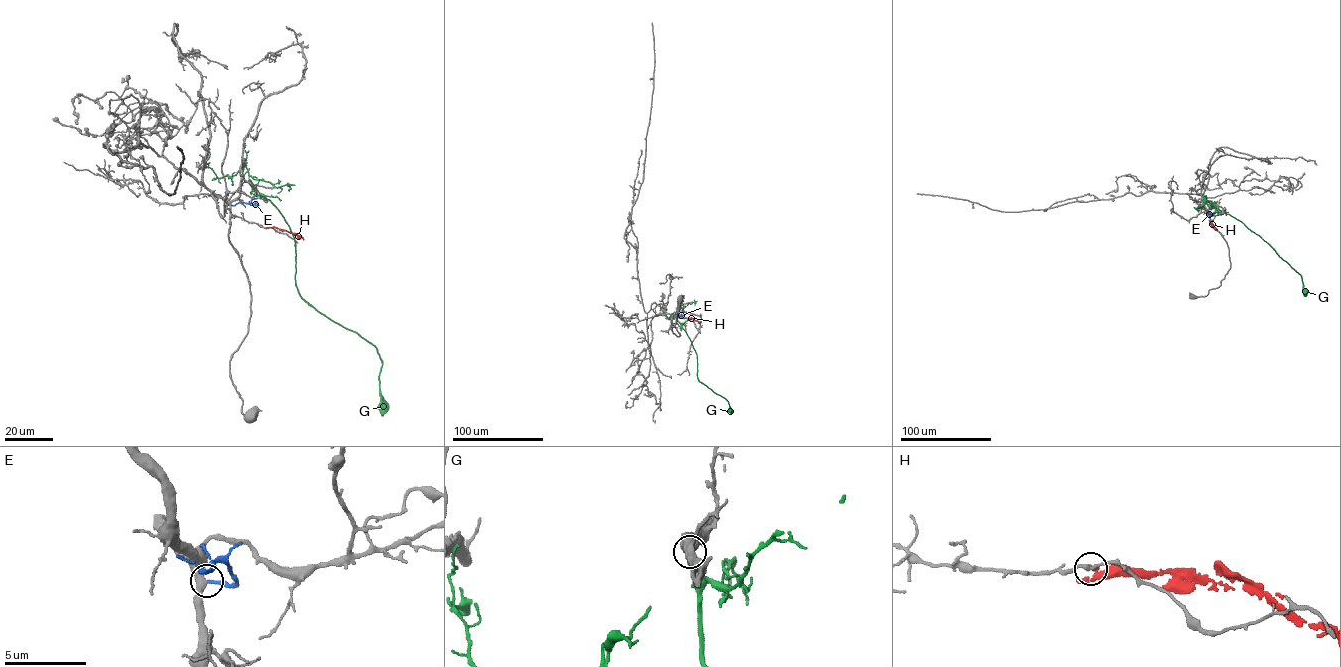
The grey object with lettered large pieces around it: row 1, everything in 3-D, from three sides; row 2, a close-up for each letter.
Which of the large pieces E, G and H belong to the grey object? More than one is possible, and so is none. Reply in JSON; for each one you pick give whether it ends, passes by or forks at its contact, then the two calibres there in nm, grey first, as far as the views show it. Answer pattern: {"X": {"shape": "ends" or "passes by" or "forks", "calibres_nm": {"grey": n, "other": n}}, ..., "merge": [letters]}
{"E": {"shape": "ends", "calibres_nm": {"grey": 440, "other": 190}}, "merge": ["E"]}

